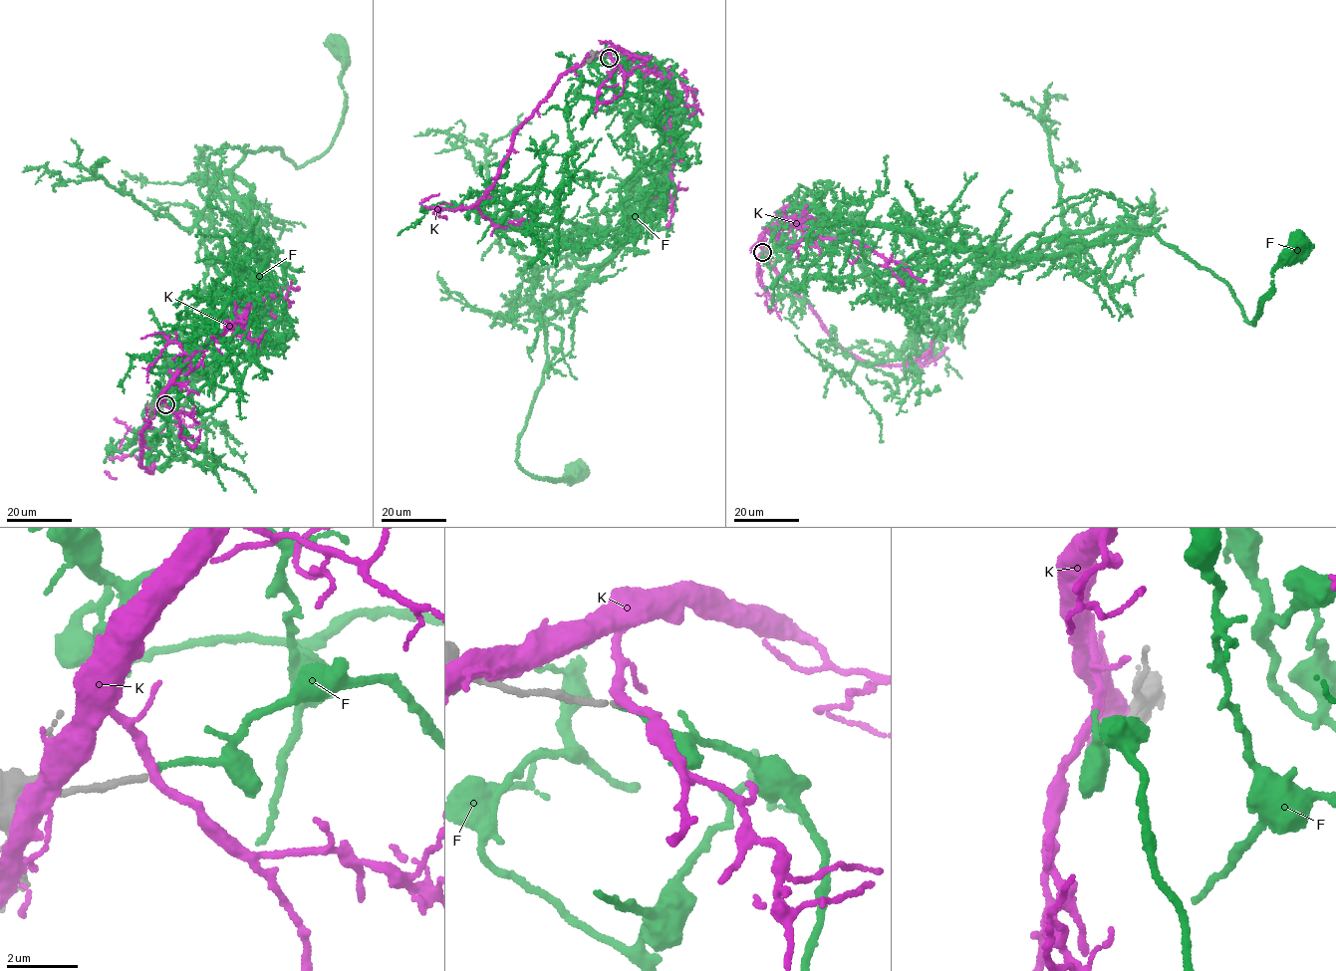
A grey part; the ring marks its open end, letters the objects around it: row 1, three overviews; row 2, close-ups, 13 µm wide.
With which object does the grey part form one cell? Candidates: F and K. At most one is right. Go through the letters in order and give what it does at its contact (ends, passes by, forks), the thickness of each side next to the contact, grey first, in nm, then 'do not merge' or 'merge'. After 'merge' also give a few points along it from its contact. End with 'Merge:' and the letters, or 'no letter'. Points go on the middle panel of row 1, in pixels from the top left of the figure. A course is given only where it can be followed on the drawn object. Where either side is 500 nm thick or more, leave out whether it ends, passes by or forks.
F: it ends there; 180 nm thick on the grey side, 160 nm on the other; merge; it runs (608, 57), (663, 142), (621, 186), (616, 254), (538, 318), (517, 463), (574, 474)
K: it passes by; 160 nm thick on the grey side, 280 nm on the other; do not merge
Merge: F

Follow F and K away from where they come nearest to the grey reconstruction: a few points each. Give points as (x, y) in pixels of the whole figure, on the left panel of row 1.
F: (164, 404), (240, 387), (269, 299), (231, 171), (329, 148), (336, 43)
K: (165, 404), (140, 434), (147, 470), (168, 423), (179, 415), (187, 427), (202, 425)

